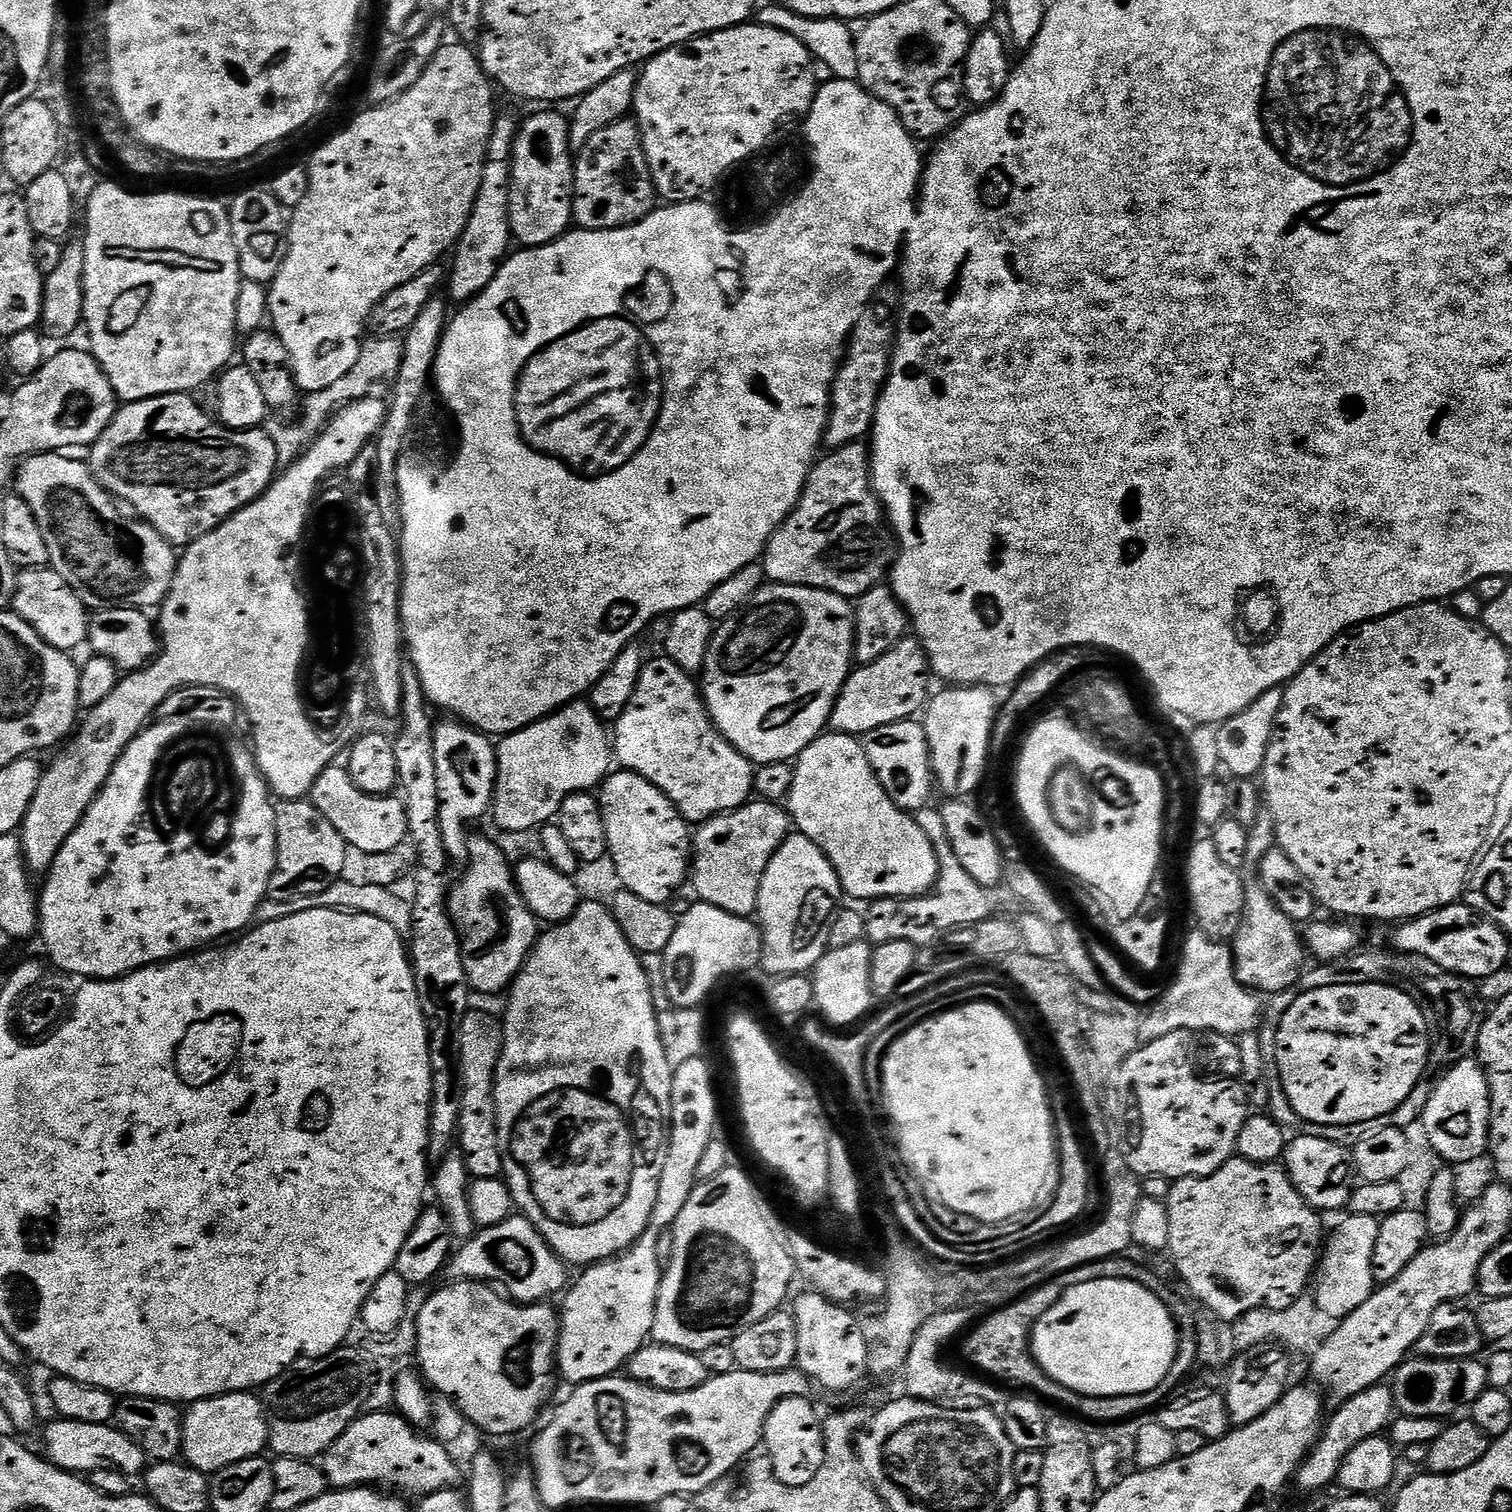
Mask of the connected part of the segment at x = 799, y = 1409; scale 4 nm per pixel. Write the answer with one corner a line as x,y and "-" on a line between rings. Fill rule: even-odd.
803,1396
786,1398
770,1410
764,1423
763,1451
772,1463
772,1469
782,1483
791,1488
806,1486
818,1470
822,1470
824,1461
824,1424
816,1413
811,1399

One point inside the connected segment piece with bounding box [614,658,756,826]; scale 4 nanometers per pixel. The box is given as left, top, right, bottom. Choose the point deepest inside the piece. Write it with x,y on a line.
665,735

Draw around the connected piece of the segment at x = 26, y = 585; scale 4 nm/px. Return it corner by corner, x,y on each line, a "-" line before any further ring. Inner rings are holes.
25,568
17,575
16,593
10,605
11,611
21,616
30,627
50,646
54,646
60,652
71,653
72,648
76,648
79,644
83,645
88,638
88,621
90,619
89,609
78,598
78,594
66,582
66,578
62,578
62,574
58,574
51,568

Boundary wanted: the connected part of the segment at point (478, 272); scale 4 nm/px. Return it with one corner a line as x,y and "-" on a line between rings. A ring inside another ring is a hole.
497,115
492,121
492,133
488,139
488,156
484,160
484,165
482,166
482,182
478,186
478,198
474,202
474,210
470,214
470,218
466,222
466,226
462,230
460,239
456,241
454,245
454,251
451,253
452,256
452,268
450,264
450,271
446,276
446,289
448,288
447,295
451,297
453,301
460,300
459,302
467,302
474,299
479,292
486,290
486,286
490,286
490,282
494,282
494,278
498,274
498,270
502,265
504,265
505,260
508,259
510,255
510,247
508,248
508,243
513,243
514,237
512,235
512,227
510,226
510,186
512,185
512,147
516,141
516,129
518,127
518,120
515,120
512,116
500,116

